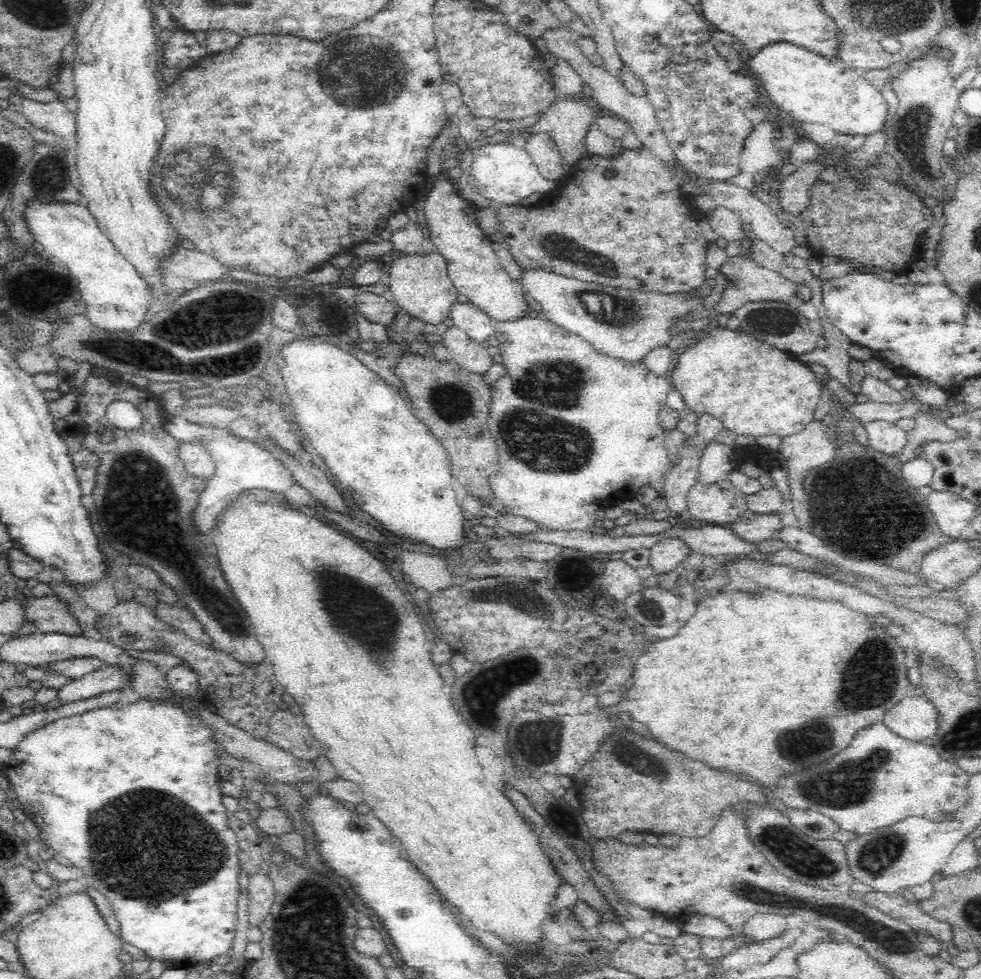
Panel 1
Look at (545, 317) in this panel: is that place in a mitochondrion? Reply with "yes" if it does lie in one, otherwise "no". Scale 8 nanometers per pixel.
no

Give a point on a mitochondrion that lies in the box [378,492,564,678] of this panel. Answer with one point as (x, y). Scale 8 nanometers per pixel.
(526, 596)

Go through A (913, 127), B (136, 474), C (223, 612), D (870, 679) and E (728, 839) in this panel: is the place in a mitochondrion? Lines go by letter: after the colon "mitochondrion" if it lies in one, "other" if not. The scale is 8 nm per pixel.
A: mitochondrion
B: mitochondrion
C: mitochondrion
D: mitochondrion
E: other

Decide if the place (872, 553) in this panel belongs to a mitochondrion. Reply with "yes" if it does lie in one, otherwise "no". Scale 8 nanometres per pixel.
no

